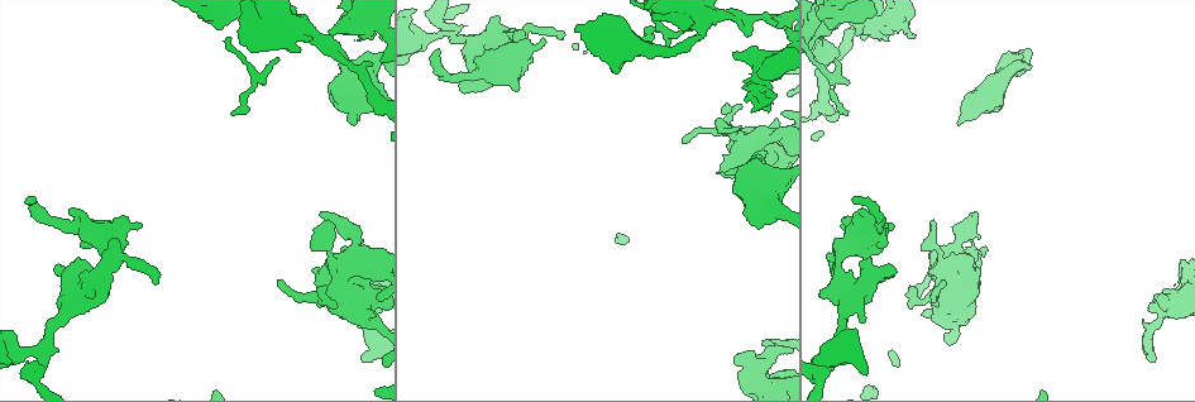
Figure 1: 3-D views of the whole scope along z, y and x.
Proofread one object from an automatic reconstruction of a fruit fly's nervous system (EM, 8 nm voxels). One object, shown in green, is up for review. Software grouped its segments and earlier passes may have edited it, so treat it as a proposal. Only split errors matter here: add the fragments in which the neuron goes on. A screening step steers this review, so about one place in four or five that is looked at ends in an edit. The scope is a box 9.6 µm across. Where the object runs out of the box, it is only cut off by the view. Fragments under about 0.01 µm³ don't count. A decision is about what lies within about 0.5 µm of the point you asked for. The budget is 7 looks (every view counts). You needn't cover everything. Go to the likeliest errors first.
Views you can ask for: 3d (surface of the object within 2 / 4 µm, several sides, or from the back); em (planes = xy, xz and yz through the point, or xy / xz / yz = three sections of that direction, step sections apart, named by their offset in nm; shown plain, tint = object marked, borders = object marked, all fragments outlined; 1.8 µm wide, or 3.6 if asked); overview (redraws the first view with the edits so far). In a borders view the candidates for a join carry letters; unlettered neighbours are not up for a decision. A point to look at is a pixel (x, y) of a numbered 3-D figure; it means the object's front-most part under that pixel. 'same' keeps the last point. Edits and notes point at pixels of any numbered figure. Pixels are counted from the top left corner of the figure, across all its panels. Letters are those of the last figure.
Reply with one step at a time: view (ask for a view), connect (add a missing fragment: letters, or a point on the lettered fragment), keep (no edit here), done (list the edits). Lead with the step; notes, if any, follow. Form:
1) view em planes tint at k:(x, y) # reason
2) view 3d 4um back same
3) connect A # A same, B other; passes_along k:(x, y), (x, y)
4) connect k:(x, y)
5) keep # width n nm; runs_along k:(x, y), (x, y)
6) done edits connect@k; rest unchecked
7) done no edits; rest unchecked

view em planes plain at 1:(979, 265) # stops while still wide

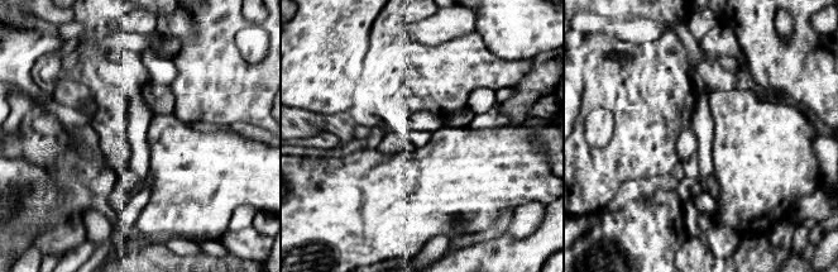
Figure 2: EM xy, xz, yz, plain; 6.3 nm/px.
view em planes borders same # what lies round it

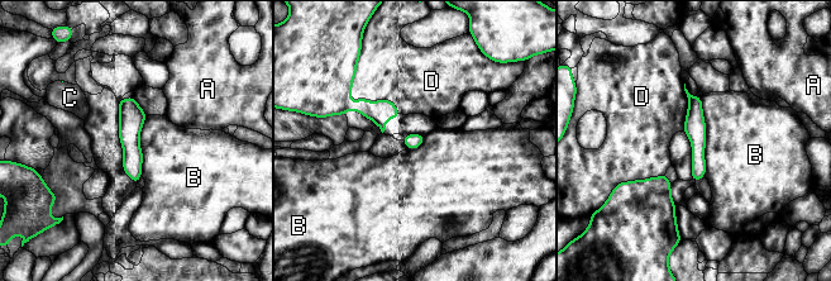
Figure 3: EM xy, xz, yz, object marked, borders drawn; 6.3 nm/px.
keep # A other, B other, C other, D other; runs_along 3:(691, 99), (697, 133), (696, 177); none of them fits

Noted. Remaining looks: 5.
view em xz step 16 tint at 1:(761, 155) # stops while still wide

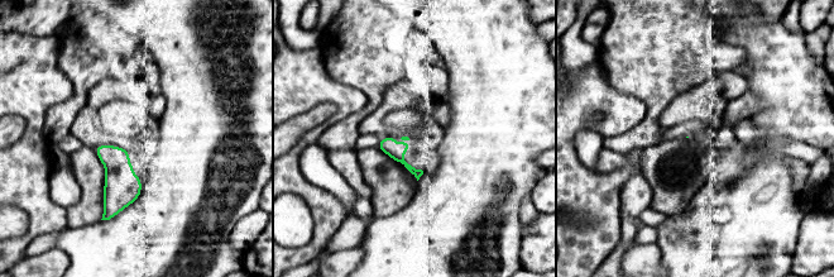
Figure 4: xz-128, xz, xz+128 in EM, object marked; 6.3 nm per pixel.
view em planes borders same # another direction

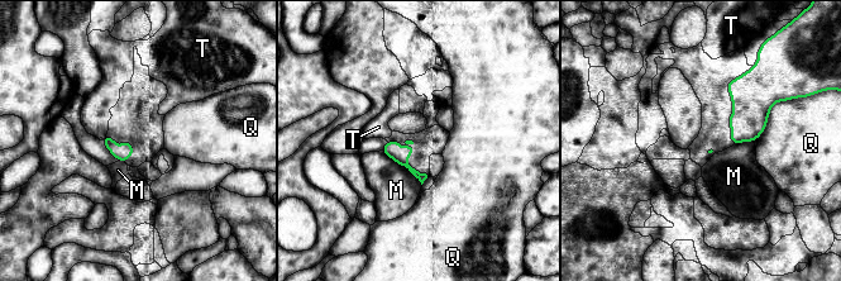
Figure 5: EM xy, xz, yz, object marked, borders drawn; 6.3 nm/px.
keep # longest_contact M 340 nm; M other, Q other, T other; none of them fits

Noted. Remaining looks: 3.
view 3d 2um at 1:(438, 50) # branch stops here

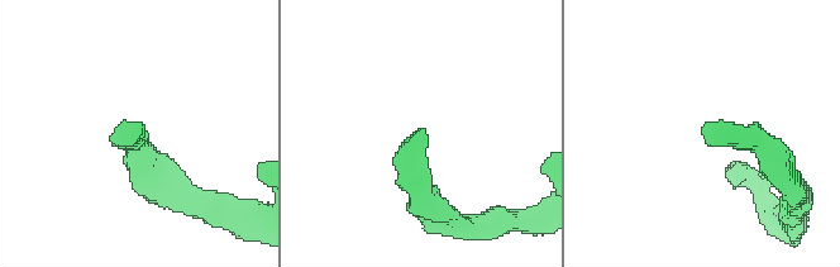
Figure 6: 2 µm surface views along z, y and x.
view em planes borders at 6:(144, 134)

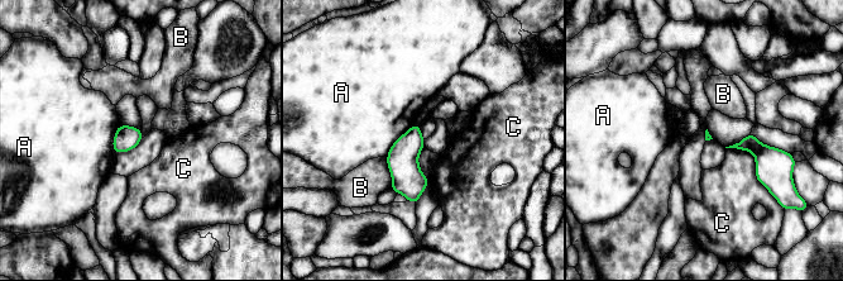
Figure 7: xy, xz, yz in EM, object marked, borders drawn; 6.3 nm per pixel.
keep # A other, B other, C other; border 7:(413, 123), (392, 144), (386, 155); none of them fits

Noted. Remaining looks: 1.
done no edits; rest unchecked

